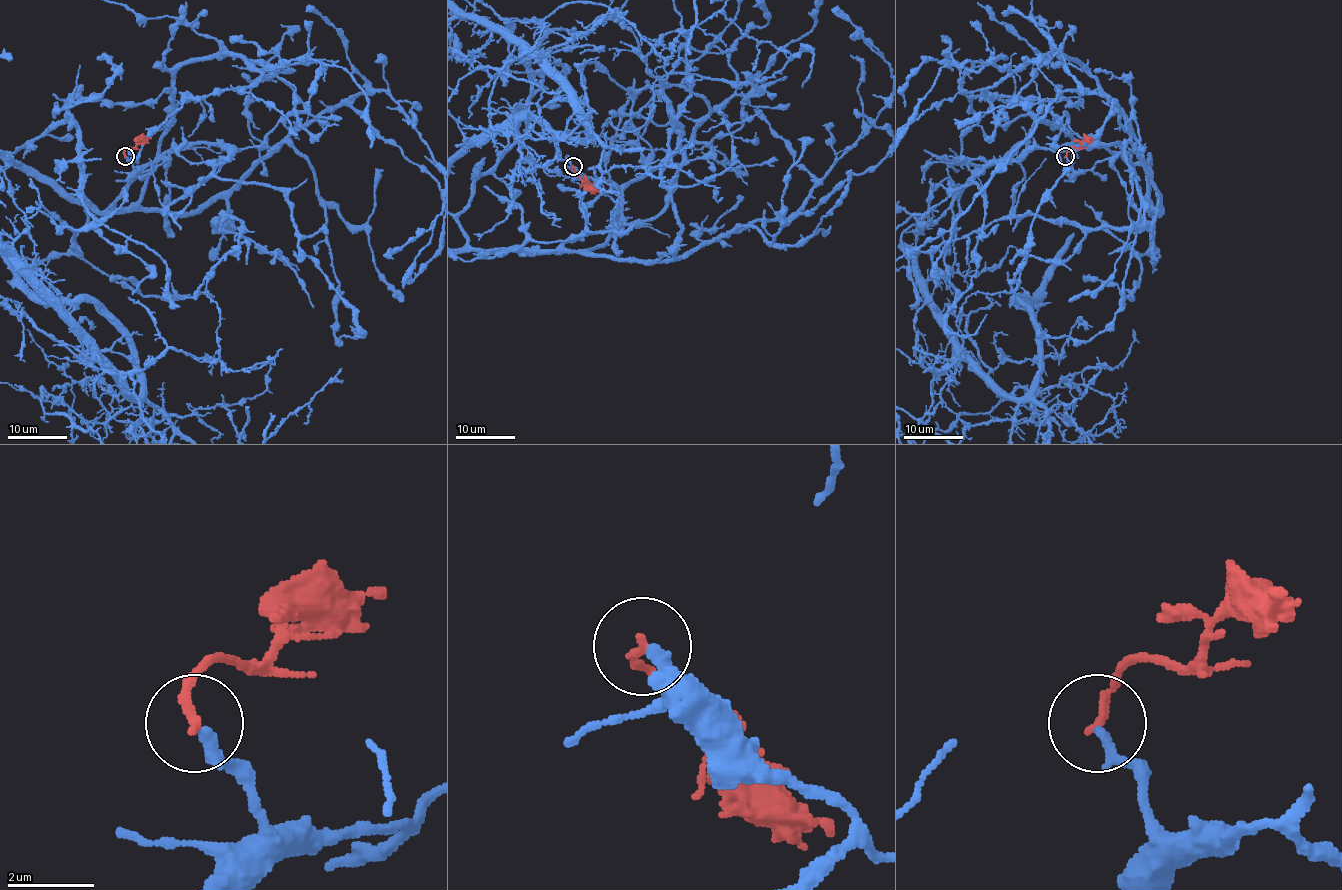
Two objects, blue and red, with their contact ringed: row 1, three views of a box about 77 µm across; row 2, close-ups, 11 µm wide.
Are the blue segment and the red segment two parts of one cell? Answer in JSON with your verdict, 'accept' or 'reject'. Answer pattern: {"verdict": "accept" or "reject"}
{"verdict": "reject"}

